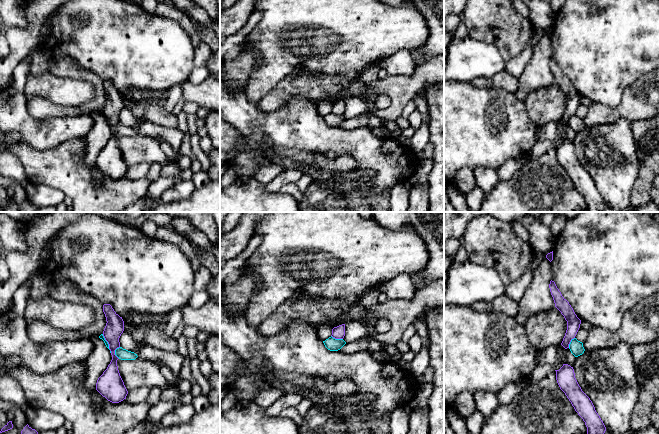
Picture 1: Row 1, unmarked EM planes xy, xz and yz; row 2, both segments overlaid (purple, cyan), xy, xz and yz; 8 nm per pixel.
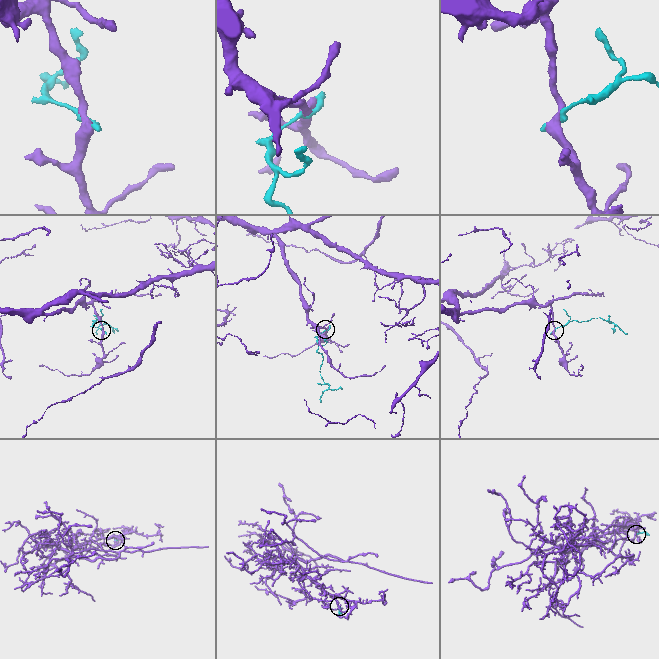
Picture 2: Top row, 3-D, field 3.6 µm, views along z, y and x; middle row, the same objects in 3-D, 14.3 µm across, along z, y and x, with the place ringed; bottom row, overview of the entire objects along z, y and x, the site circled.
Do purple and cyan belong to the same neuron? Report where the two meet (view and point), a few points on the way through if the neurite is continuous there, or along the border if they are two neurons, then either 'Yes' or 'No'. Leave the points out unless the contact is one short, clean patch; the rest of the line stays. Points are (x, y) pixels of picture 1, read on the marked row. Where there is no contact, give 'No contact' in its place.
Touches purple at xy (114, 352). No

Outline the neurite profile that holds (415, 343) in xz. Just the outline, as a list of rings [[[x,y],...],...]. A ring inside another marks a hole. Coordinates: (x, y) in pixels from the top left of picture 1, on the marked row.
[[[413,336],[408,343],[411,351],[415,352],[416,355],[420,353],[423,346],[423,340],[420,336]]]

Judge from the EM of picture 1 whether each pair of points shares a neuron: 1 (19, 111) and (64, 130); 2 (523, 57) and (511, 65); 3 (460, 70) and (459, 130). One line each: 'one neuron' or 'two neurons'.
1: one neuron
2: one neuron
3: two neurons

